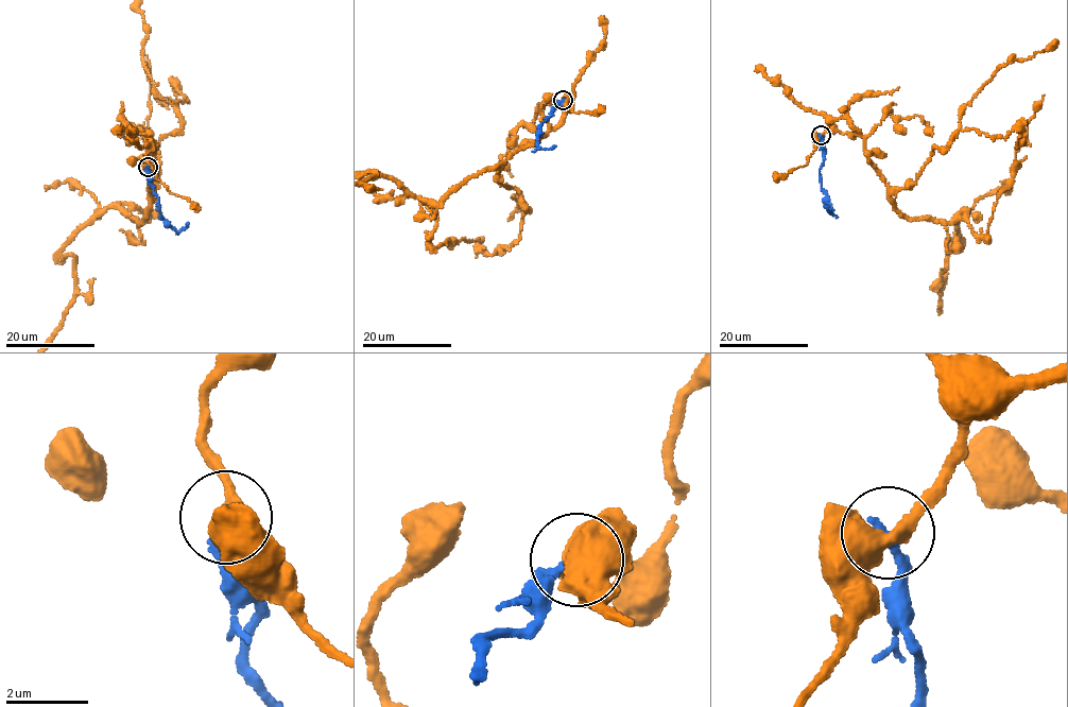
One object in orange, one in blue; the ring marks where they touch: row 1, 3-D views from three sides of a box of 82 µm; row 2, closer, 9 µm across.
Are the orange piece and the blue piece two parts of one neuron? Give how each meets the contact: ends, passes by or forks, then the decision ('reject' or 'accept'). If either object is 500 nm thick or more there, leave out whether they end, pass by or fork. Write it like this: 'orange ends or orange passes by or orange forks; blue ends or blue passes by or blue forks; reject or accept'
orange passes by; blue ends; reject

